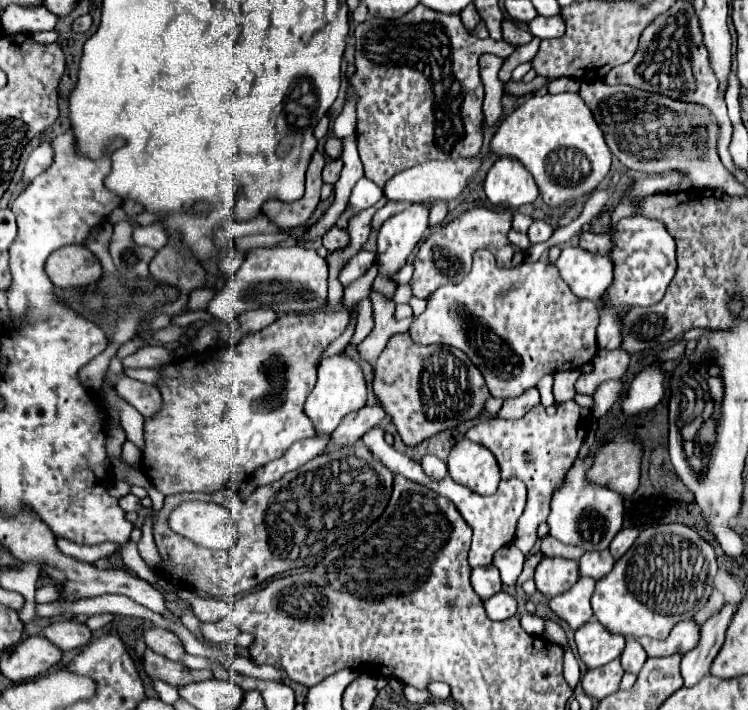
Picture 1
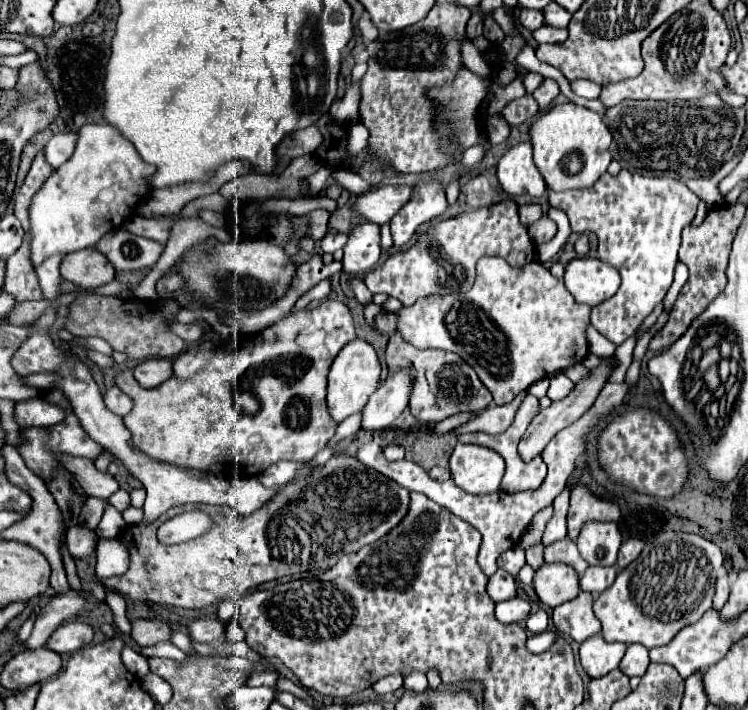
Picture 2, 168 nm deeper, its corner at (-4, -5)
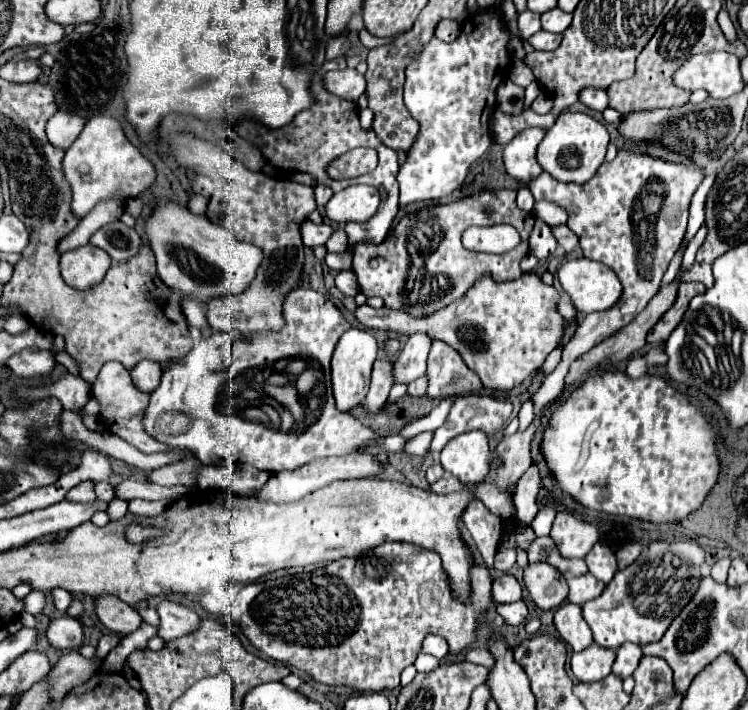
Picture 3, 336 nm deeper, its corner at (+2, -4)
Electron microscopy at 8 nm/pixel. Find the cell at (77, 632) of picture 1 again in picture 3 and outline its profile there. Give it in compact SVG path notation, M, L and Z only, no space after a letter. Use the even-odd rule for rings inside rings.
M60 616L50 622L46 636L50 644L58 650L76 650L84 642L84 628L80 620L70 616Z

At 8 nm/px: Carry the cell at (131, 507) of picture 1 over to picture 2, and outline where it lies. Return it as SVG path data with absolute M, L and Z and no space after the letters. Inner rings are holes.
M124 489L116 491L108 501L110 501L118 511L124 511L126 507L130 507L130 495L128 495L128 491L124 491Z

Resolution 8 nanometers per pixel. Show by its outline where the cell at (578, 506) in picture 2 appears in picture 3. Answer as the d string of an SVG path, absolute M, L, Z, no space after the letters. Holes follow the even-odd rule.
M560 510L550 536L564 558L584 558L594 546L594 540L600 538L600 528L582 520L572 520L572 510Z

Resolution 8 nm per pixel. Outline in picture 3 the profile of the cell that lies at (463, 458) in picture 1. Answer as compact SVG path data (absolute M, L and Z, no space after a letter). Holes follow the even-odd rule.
M482 432L460 434L444 446L440 462L460 482L482 482L490 472L488 438Z

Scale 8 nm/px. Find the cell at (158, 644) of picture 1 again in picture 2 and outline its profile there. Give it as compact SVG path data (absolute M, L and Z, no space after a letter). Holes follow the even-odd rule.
M134 619L130 637L140 647L150 647L158 641L170 641L170 625L160 619Z

